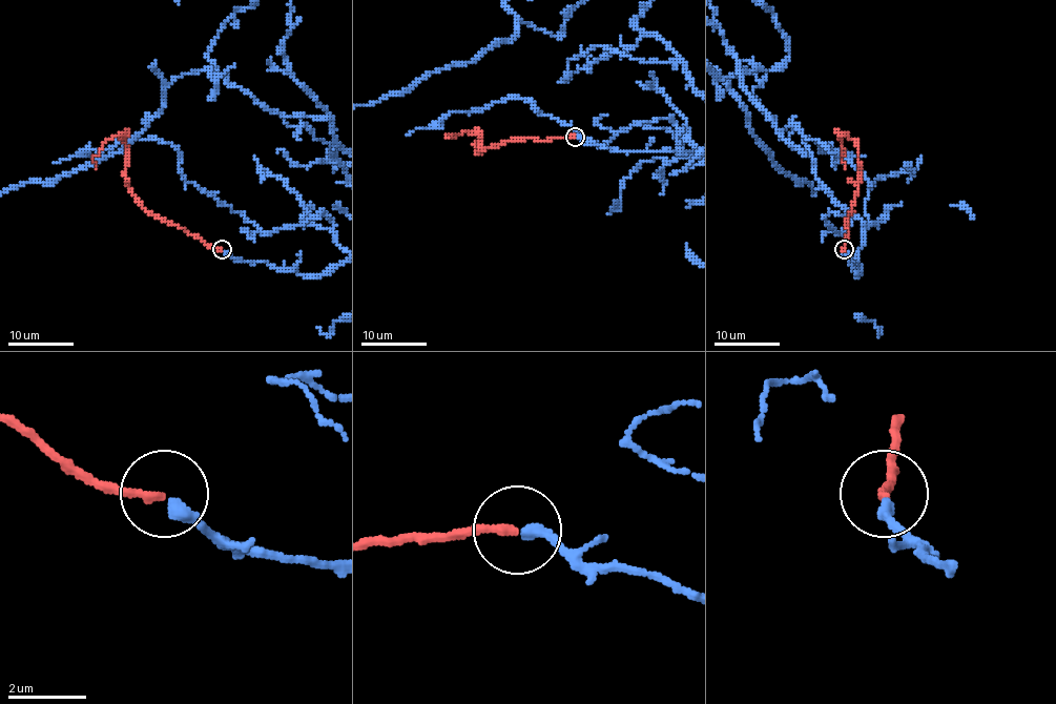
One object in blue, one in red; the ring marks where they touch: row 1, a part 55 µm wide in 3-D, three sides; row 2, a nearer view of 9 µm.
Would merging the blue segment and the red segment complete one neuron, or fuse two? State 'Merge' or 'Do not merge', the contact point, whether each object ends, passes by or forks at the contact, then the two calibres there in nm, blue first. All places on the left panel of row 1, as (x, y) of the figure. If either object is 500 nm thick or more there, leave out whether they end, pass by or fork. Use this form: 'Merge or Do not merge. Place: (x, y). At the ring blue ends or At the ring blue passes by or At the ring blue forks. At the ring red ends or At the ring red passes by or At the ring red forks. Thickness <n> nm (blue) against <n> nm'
Merge. Place: (222, 249). At the ring blue ends. At the ring red ends. Thickness 320 nm (blue) against 220 nm

